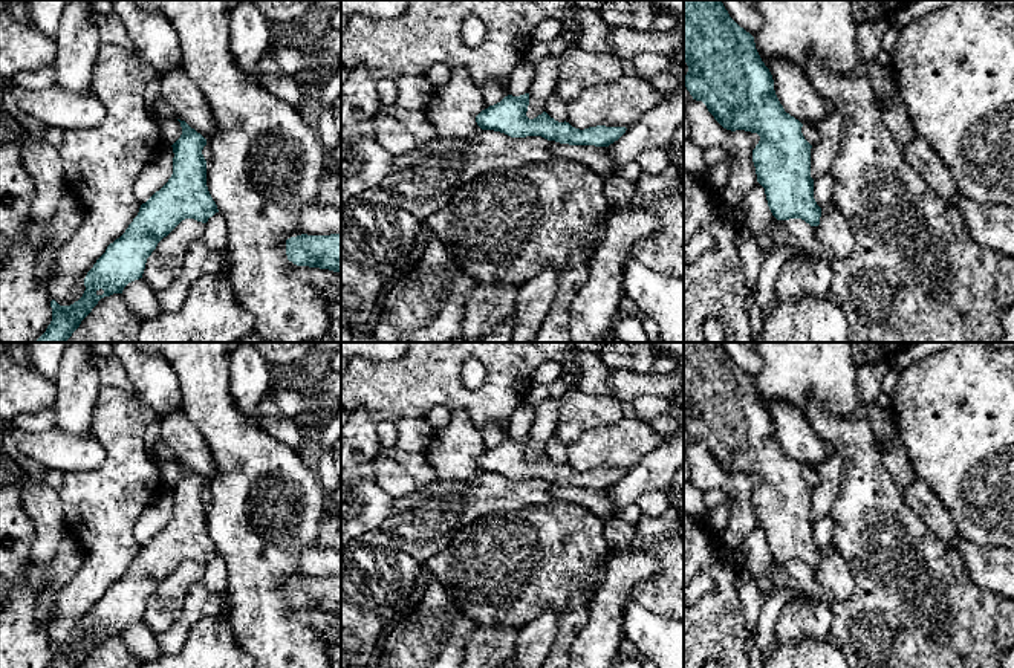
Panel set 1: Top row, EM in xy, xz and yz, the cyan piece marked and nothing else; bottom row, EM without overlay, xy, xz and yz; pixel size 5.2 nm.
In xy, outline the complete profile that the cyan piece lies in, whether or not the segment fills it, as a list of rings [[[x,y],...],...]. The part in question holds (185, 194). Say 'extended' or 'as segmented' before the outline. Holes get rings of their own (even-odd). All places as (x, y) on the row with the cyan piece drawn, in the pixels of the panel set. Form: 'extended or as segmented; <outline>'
as segmented; [[[177,121],[180,122],[182,135],[171,145],[174,153],[171,177],[159,191],[141,205],[138,216],[128,225],[125,232],[107,246],[106,252],[87,272],[83,297],[70,306],[60,306],[55,300],[50,301],[52,321],[35,342],[66,342],[101,298],[122,293],[128,283],[142,278],[147,258],[156,249],[158,243],[182,220],[194,219],[206,223],[210,217],[219,212],[206,186],[206,161],[202,154],[206,139],[185,121]]]

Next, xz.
as segmented; [[[529,93],[505,96],[500,102],[489,105],[476,116],[482,130],[494,130],[511,138],[541,136],[569,145],[609,147],[618,141],[626,127],[596,125],[584,130],[572,127],[569,122],[558,122],[546,112],[534,119],[526,116]]]

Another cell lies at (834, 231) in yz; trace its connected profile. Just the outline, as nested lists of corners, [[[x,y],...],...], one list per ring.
[[[829,202],[821,208],[820,225],[815,226],[817,238],[832,251],[837,260],[853,252],[855,237],[849,220]]]

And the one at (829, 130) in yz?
[[[837,109],[817,125],[818,142],[811,148],[811,177],[814,180],[830,171],[841,141],[841,127],[843,121]]]

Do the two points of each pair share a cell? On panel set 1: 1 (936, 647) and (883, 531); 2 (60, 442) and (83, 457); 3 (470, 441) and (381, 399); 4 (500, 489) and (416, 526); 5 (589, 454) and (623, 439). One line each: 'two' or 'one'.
1: one
2: one
3: two
4: one
5: one

